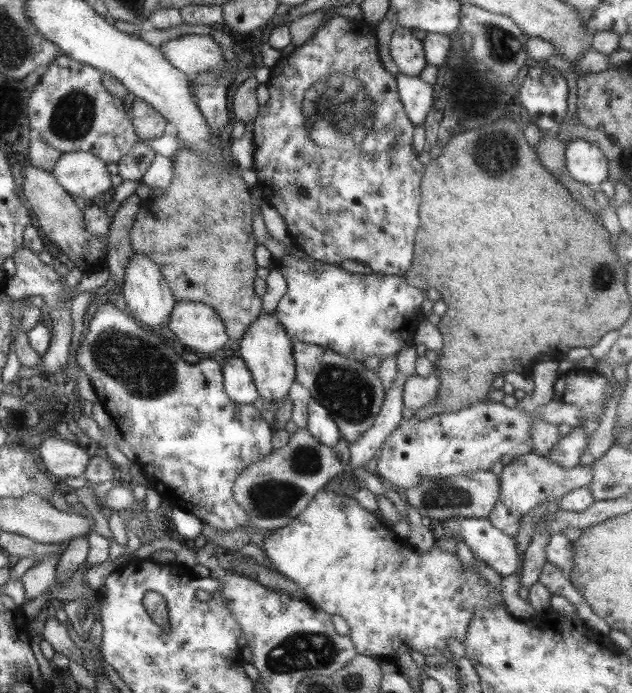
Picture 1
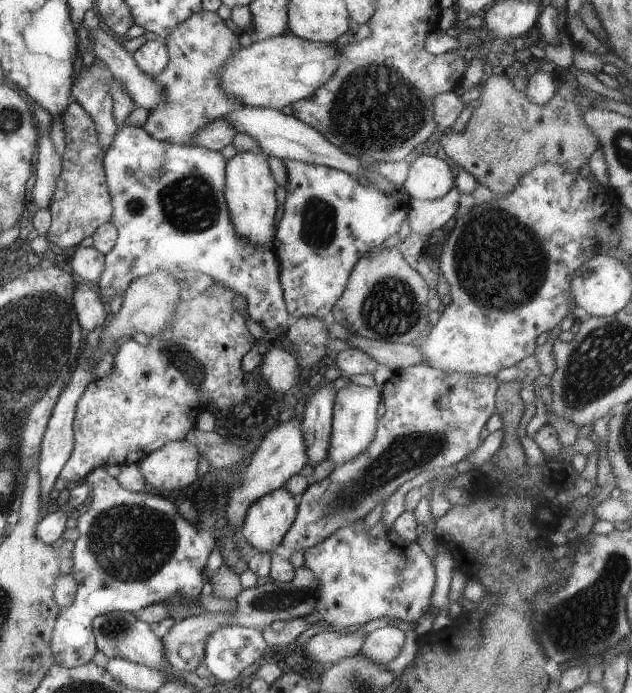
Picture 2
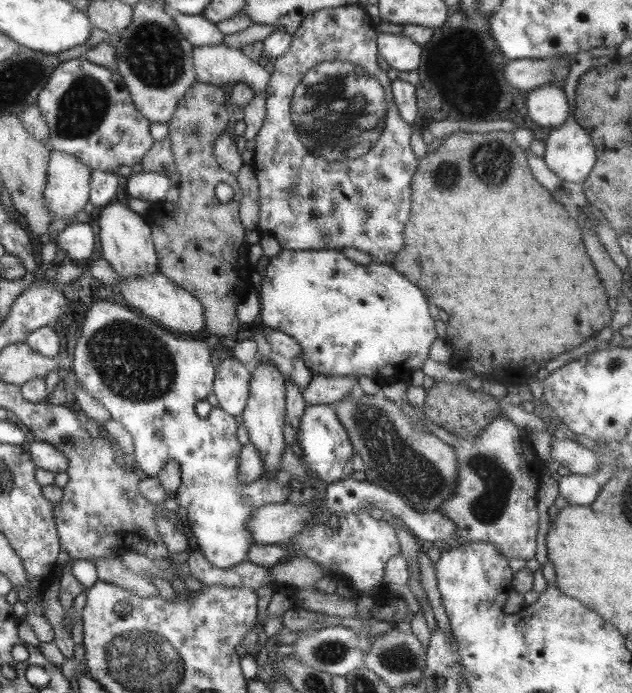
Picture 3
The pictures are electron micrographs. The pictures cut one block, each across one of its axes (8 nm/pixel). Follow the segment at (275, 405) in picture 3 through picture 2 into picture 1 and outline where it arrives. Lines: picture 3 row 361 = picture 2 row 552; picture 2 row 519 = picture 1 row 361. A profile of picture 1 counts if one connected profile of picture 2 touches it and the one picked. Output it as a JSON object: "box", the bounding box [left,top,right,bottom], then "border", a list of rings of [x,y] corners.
{"box":[234,313,295,404],"border":[[[261,313],[255,321],[249,324],[241,340],[234,346],[234,351],[243,359],[245,367],[251,373],[251,380],[257,389],[257,395],[263,401],[278,404],[288,396],[289,387],[294,382],[295,361],[291,355],[289,337],[285,335],[283,325],[277,321],[274,314]]]}

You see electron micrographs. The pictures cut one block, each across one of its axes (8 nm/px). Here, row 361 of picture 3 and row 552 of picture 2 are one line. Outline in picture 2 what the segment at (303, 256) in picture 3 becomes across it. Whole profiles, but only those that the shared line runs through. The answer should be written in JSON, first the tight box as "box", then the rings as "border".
{"box":[302,519,435,628],"border":[[[363,519],[347,523],[335,530],[329,538],[318,542],[312,547],[303,550],[304,561],[302,564],[315,574],[315,580],[319,584],[317,592],[317,604],[311,614],[302,619],[307,622],[325,622],[335,628],[347,628],[347,626],[358,626],[362,628],[366,622],[377,620],[377,618],[389,618],[389,622],[416,623],[419,616],[425,614],[431,602],[431,592],[435,586],[435,569],[432,559],[421,550],[416,540],[407,542],[399,538],[391,538],[395,534],[393,527],[383,526],[381,519],[378,519],[371,528],[363,524]]]}

